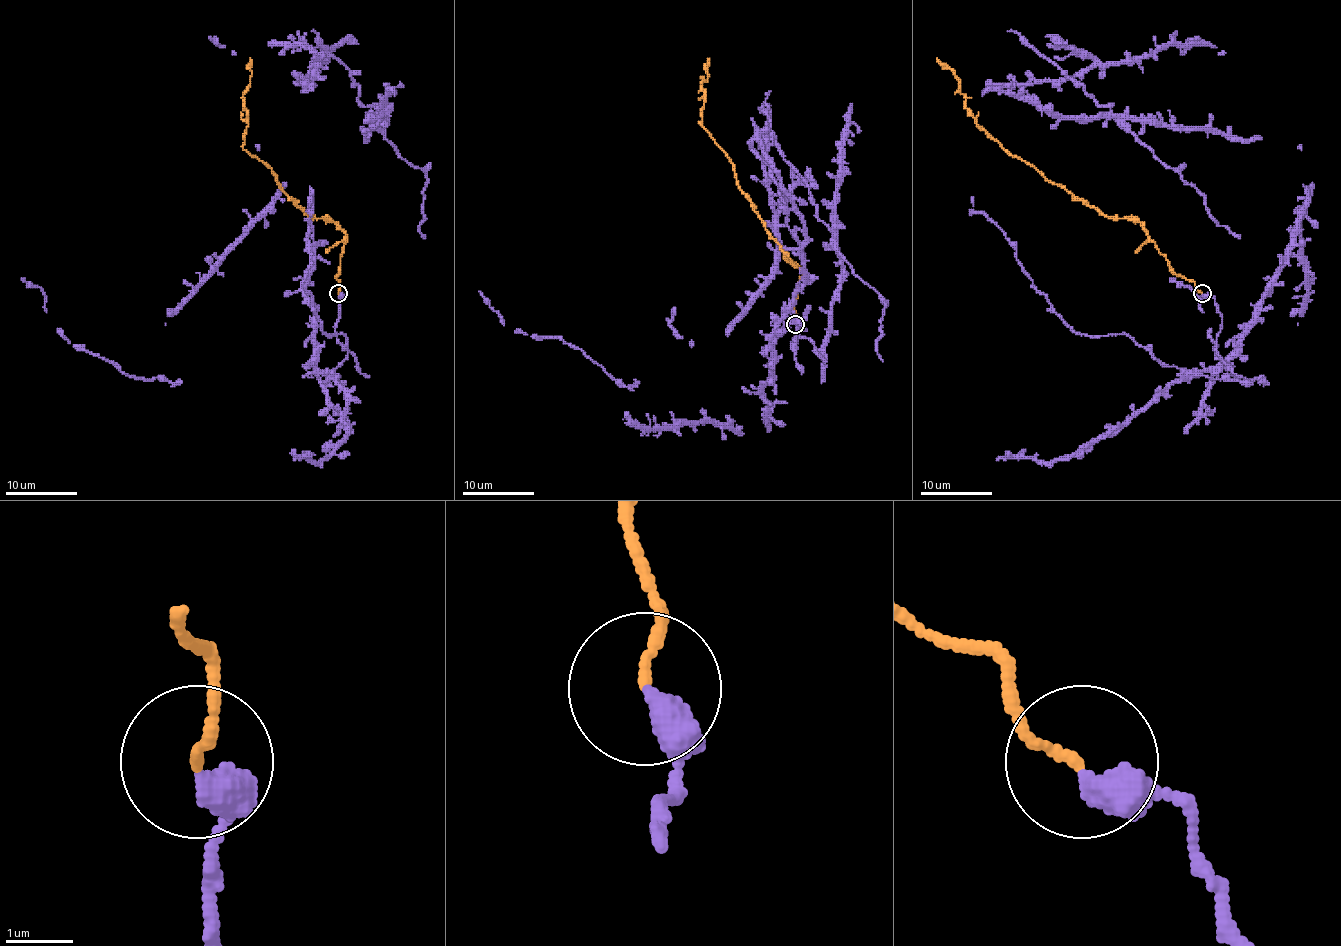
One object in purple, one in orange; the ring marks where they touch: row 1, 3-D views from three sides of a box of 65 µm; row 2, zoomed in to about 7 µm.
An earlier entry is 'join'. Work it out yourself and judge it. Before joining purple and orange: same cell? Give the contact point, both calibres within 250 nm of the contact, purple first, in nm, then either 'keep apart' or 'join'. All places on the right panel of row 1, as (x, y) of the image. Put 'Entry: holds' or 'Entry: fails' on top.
Entry: holds
(1202, 293) | 420/140 nm | join

